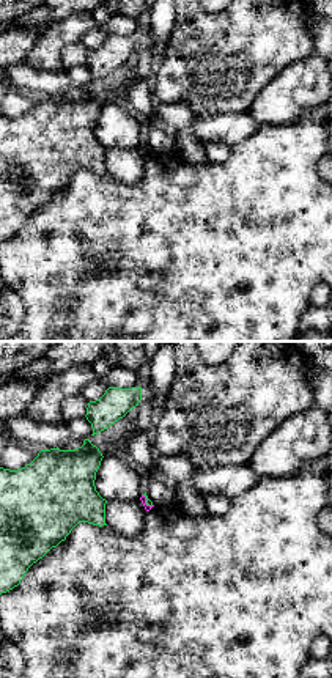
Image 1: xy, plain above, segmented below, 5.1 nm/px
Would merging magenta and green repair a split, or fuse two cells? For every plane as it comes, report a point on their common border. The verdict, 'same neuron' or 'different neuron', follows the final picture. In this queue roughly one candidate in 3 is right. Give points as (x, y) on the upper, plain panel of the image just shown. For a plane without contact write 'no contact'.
meets magenta at (145, 148)

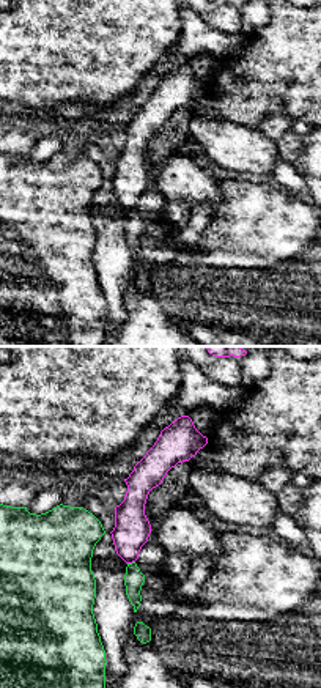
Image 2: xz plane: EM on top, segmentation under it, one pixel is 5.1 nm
meets magenta at (131, 210)

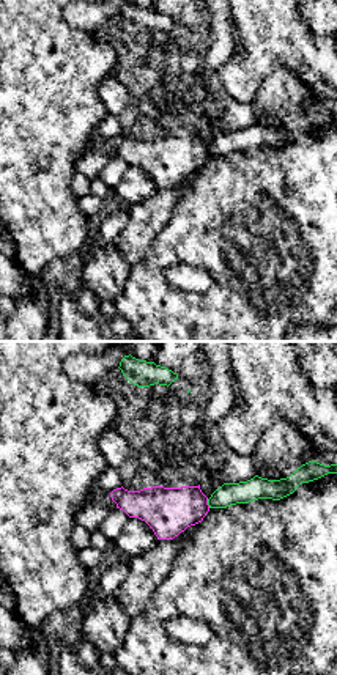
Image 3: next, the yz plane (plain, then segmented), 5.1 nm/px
meets magenta at (207, 151)

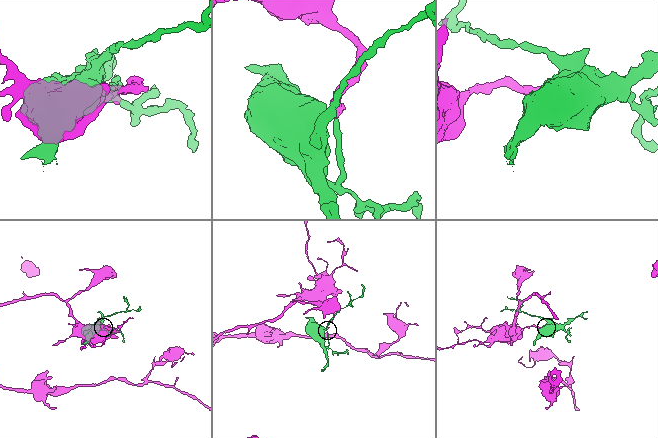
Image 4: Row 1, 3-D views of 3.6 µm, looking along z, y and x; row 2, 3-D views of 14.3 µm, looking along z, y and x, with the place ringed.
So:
different neuron

